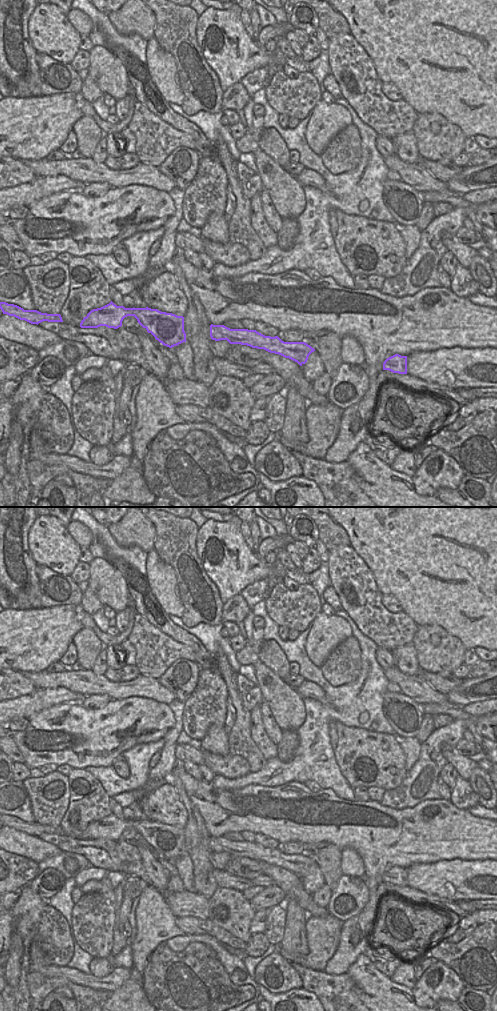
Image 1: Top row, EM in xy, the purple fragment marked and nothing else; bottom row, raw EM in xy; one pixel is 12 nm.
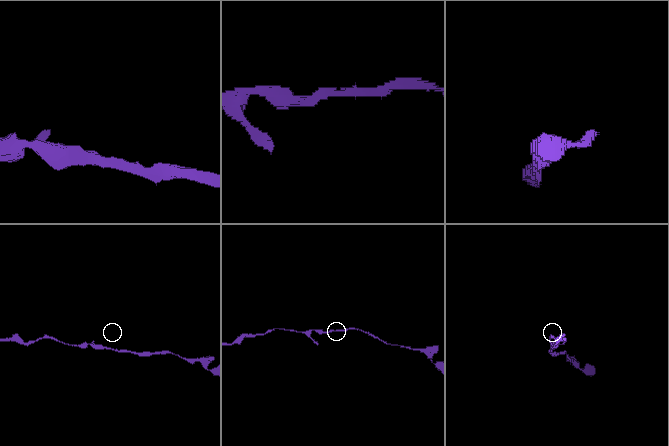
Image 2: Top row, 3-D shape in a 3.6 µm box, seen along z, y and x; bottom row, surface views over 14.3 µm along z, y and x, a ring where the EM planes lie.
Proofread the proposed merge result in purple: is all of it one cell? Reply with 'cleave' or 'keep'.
keep

